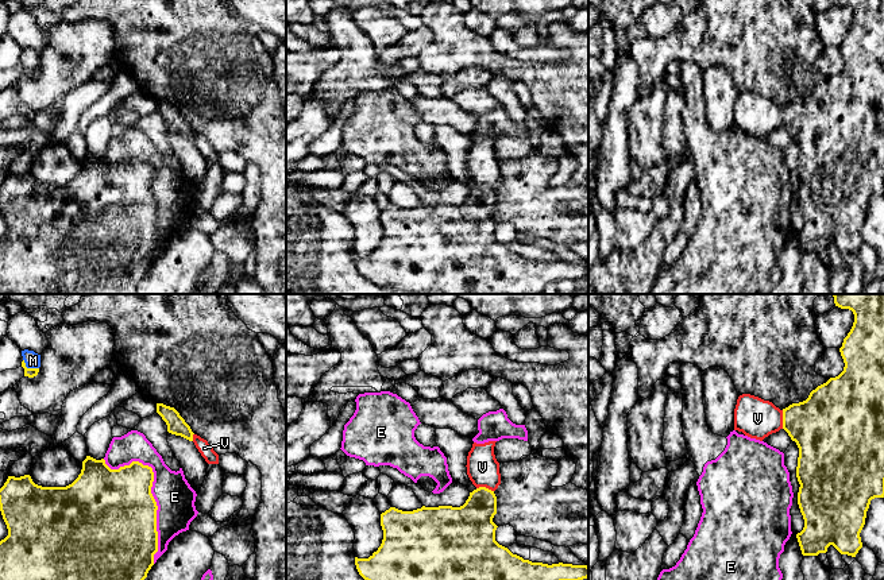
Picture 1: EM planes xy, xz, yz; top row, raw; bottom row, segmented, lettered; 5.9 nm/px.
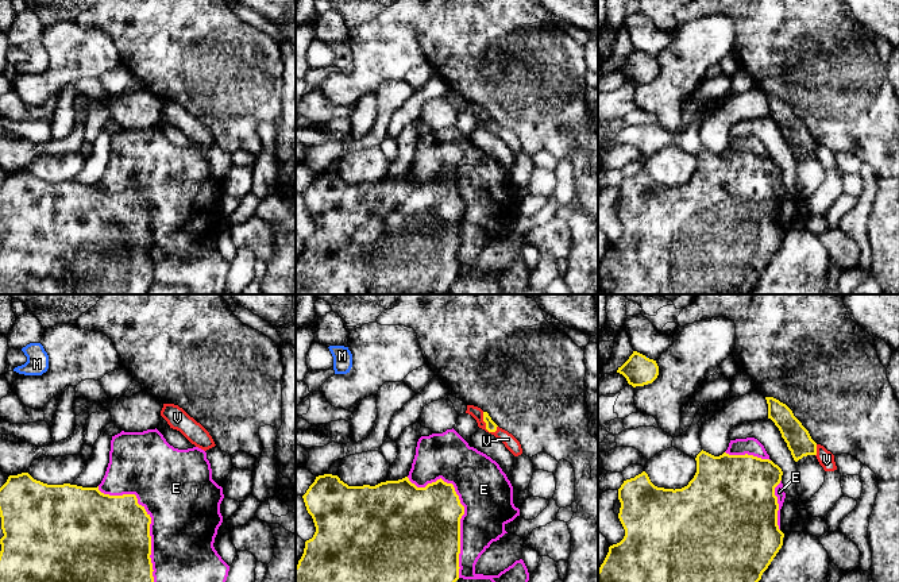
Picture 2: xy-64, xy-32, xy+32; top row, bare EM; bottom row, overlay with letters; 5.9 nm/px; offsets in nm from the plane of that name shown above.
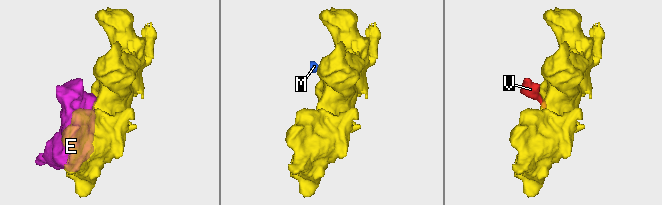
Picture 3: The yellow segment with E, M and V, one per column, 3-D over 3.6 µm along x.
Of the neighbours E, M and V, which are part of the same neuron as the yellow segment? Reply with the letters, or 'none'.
M, V

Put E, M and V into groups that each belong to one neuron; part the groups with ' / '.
E / M V

